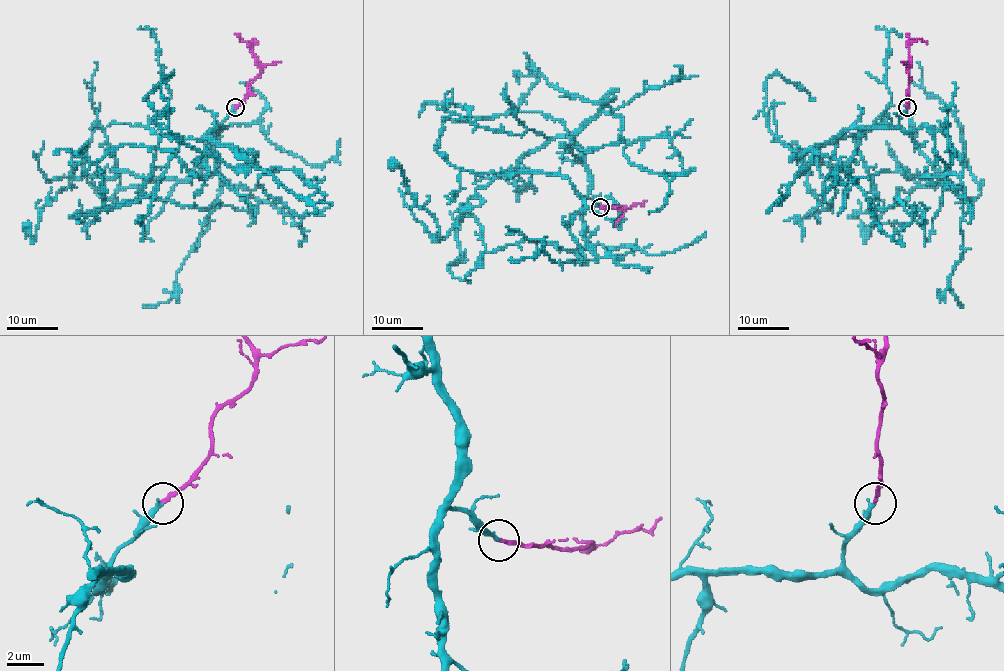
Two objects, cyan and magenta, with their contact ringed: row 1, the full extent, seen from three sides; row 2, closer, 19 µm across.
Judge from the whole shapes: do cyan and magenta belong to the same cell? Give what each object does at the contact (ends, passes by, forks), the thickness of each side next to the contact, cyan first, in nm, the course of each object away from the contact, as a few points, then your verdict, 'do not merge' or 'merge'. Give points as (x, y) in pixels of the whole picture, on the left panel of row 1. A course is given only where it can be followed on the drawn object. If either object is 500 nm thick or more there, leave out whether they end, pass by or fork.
cyan ends; magenta ends; calibres 240 and 200 nm; course cyan (235, 107), (224, 128), (203, 138), (162, 135), (147, 176), (81, 176), (41, 208), (32, 237), (27, 221); course magenta (235, 107), (243, 101), (248, 93), (248, 84), (261, 70), (251, 48), (257, 42), (256, 39), (249, 43); merge

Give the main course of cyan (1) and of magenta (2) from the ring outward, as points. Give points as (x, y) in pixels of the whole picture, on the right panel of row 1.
1: (907, 107), (897, 125), (837, 138), (855, 138), (871, 176), (941, 181), (885, 208), (866, 237), (860, 221)
2: (907, 107), (908, 48), (918, 39), (926, 43)

